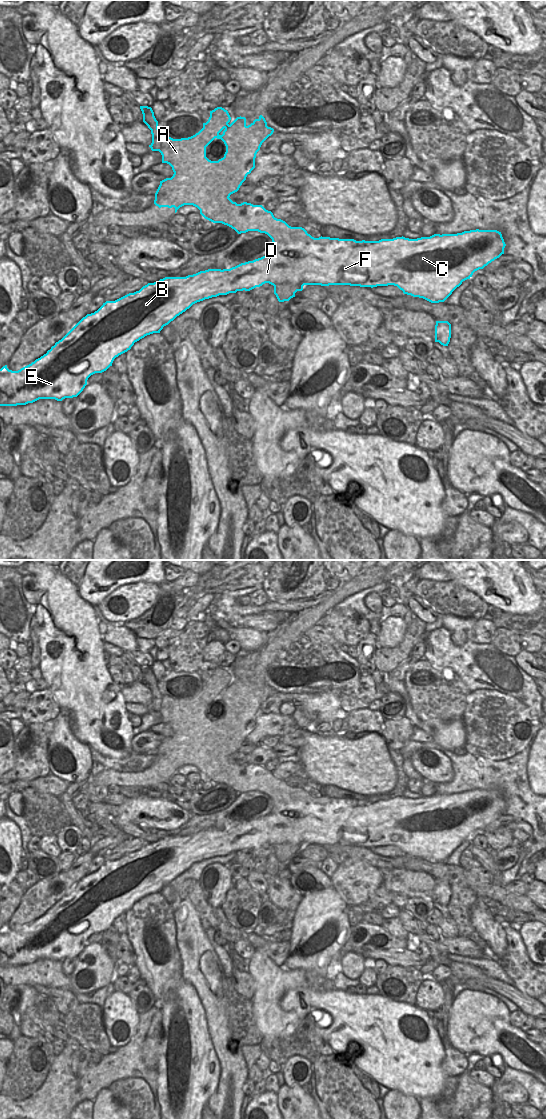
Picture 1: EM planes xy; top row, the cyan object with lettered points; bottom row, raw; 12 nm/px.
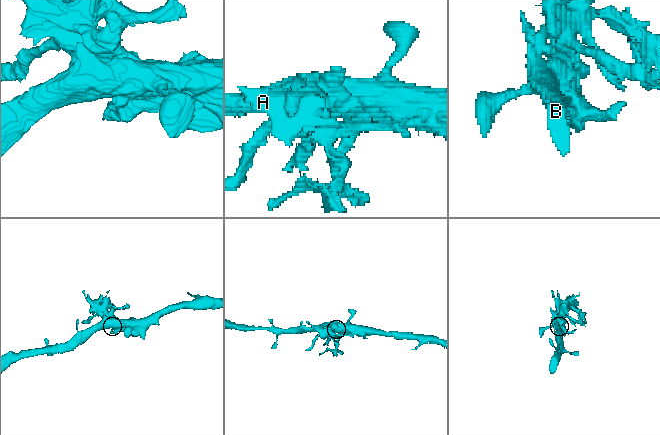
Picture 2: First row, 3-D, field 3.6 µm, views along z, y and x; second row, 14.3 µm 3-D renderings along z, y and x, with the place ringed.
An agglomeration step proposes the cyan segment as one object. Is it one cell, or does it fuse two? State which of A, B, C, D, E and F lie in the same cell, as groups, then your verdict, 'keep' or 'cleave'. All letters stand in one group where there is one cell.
A / B C D E F | cleave

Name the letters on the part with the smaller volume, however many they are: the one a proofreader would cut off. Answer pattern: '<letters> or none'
A

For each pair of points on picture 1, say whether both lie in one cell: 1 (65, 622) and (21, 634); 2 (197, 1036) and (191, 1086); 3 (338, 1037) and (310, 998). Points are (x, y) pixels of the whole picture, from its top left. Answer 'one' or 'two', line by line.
1: two
2: one
3: one

